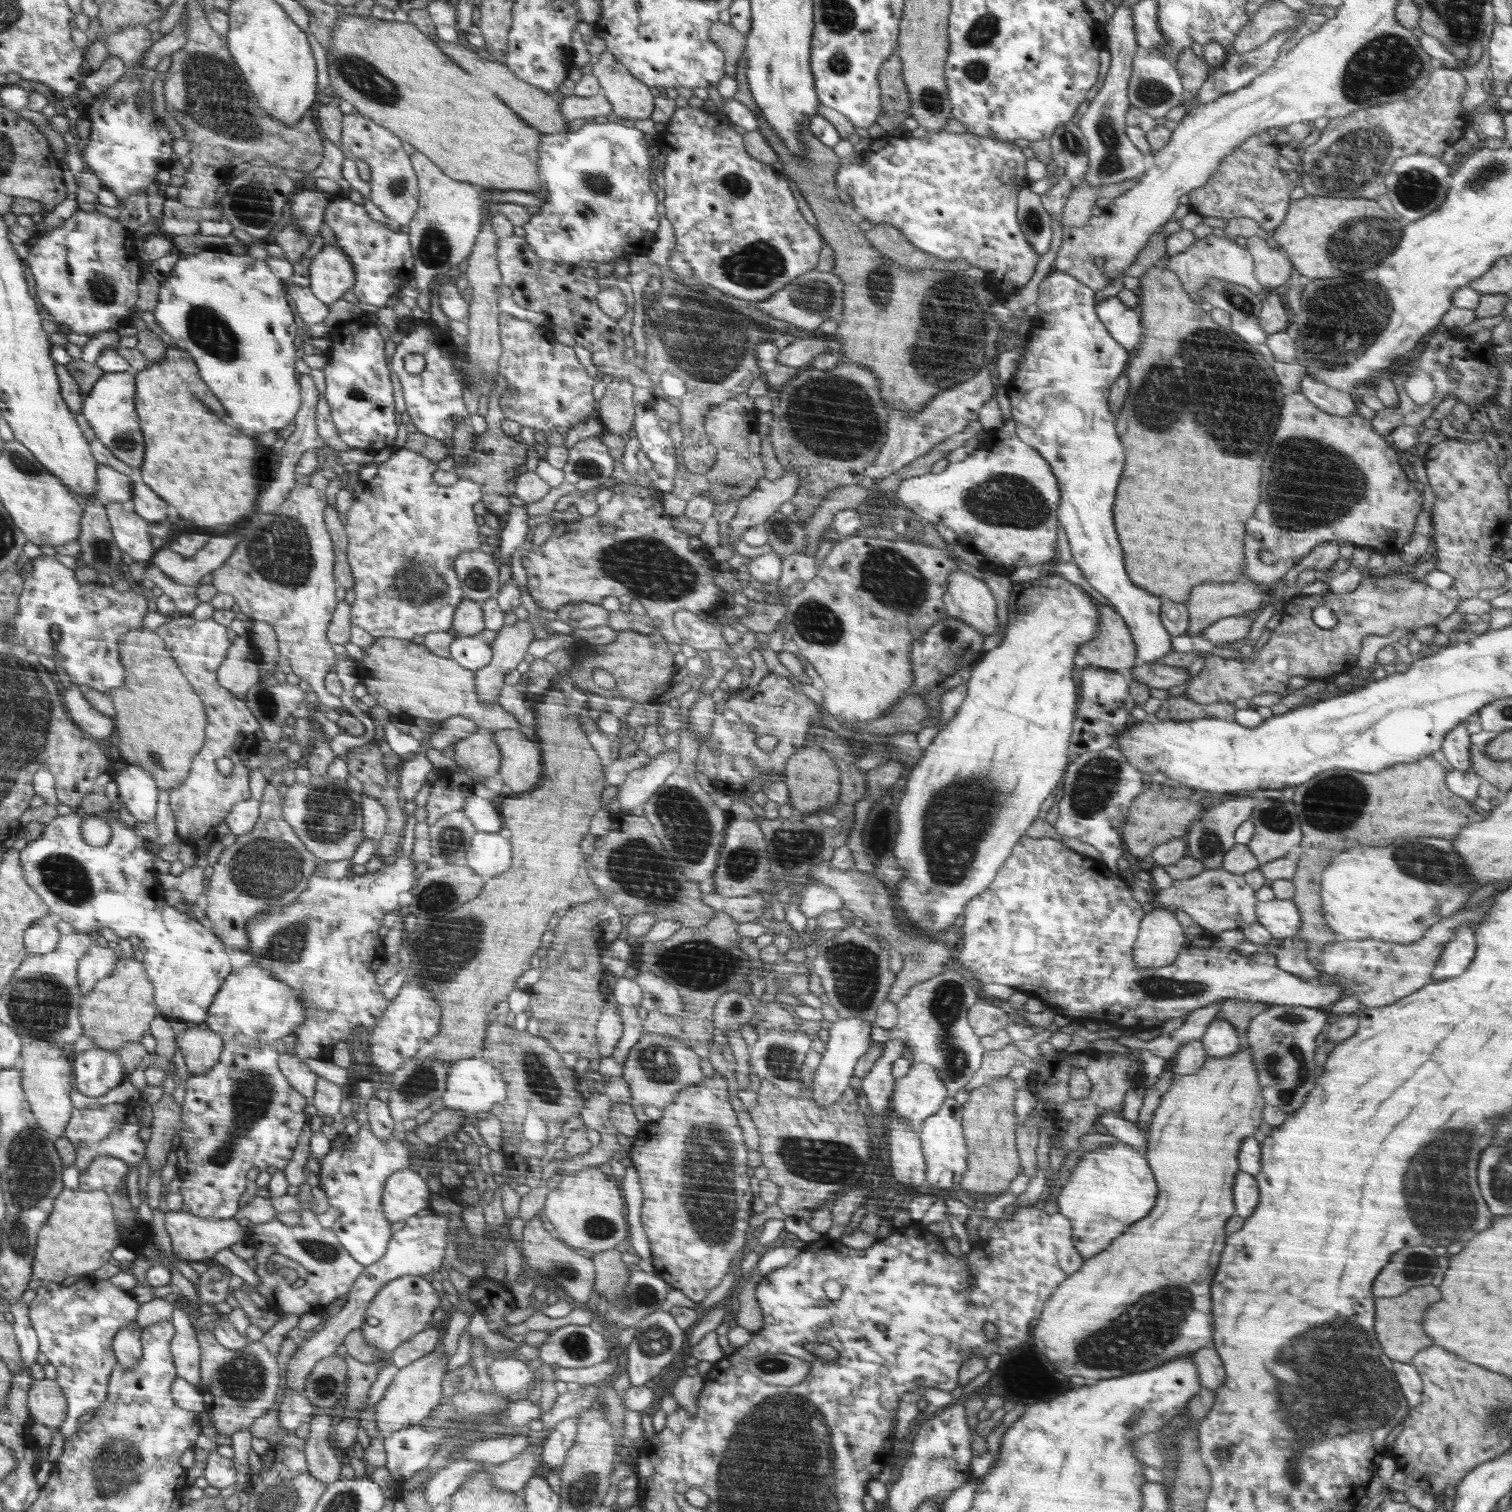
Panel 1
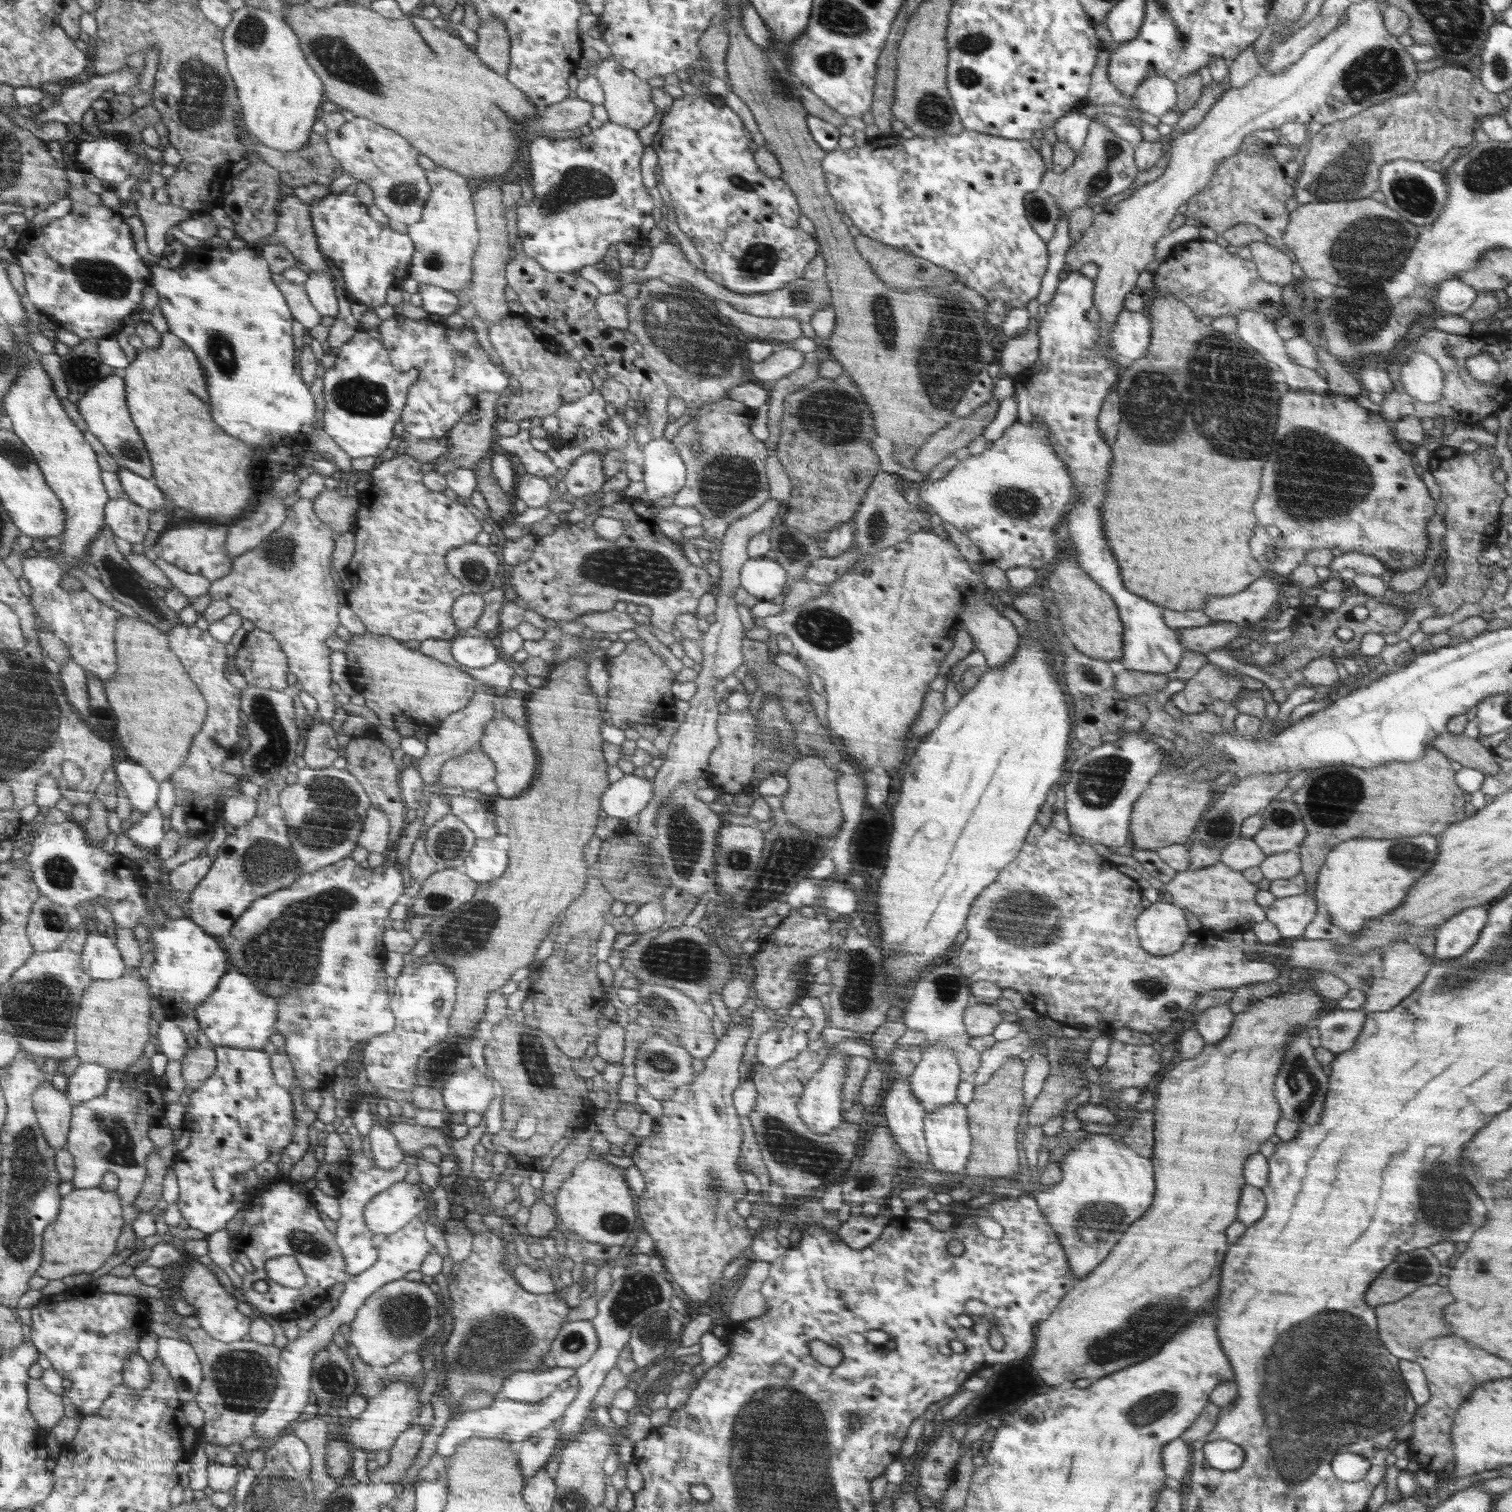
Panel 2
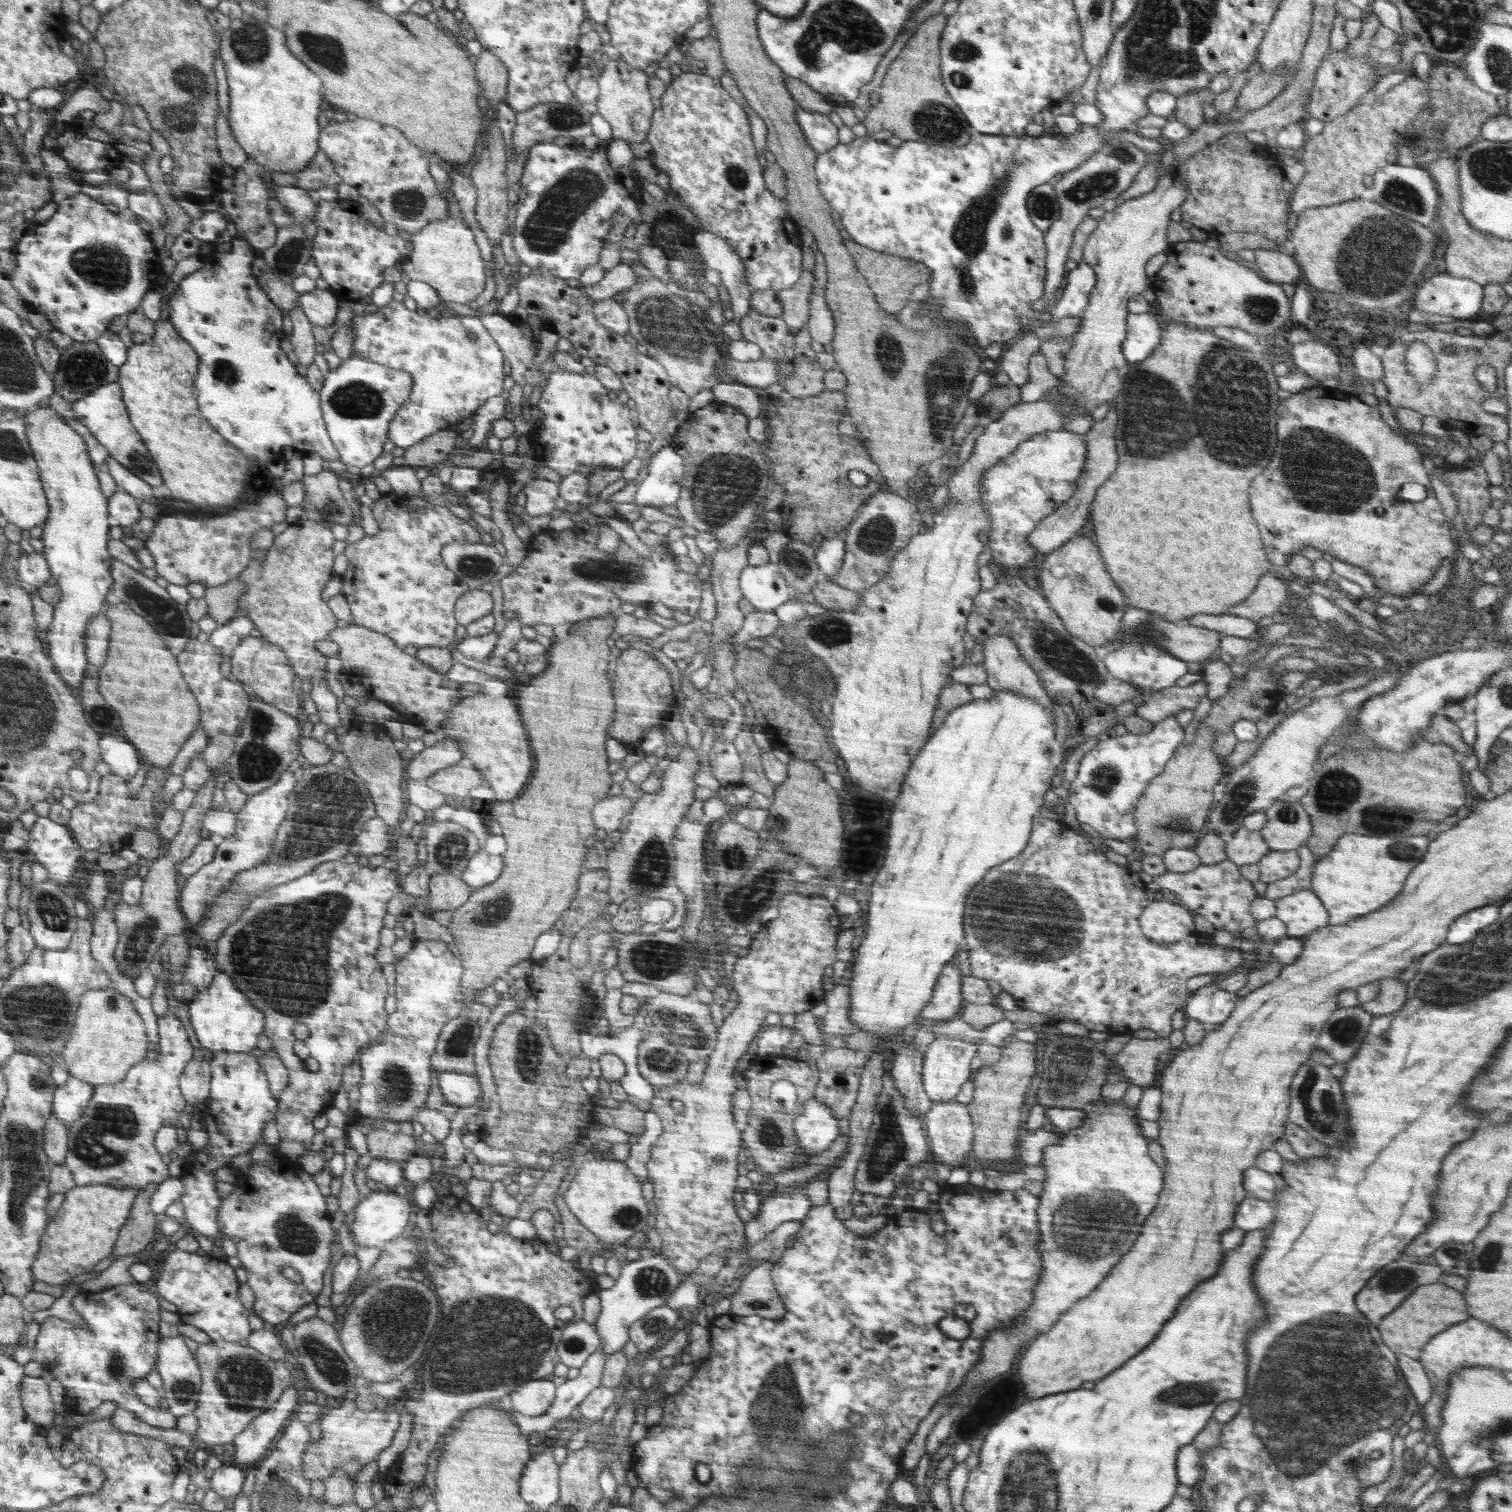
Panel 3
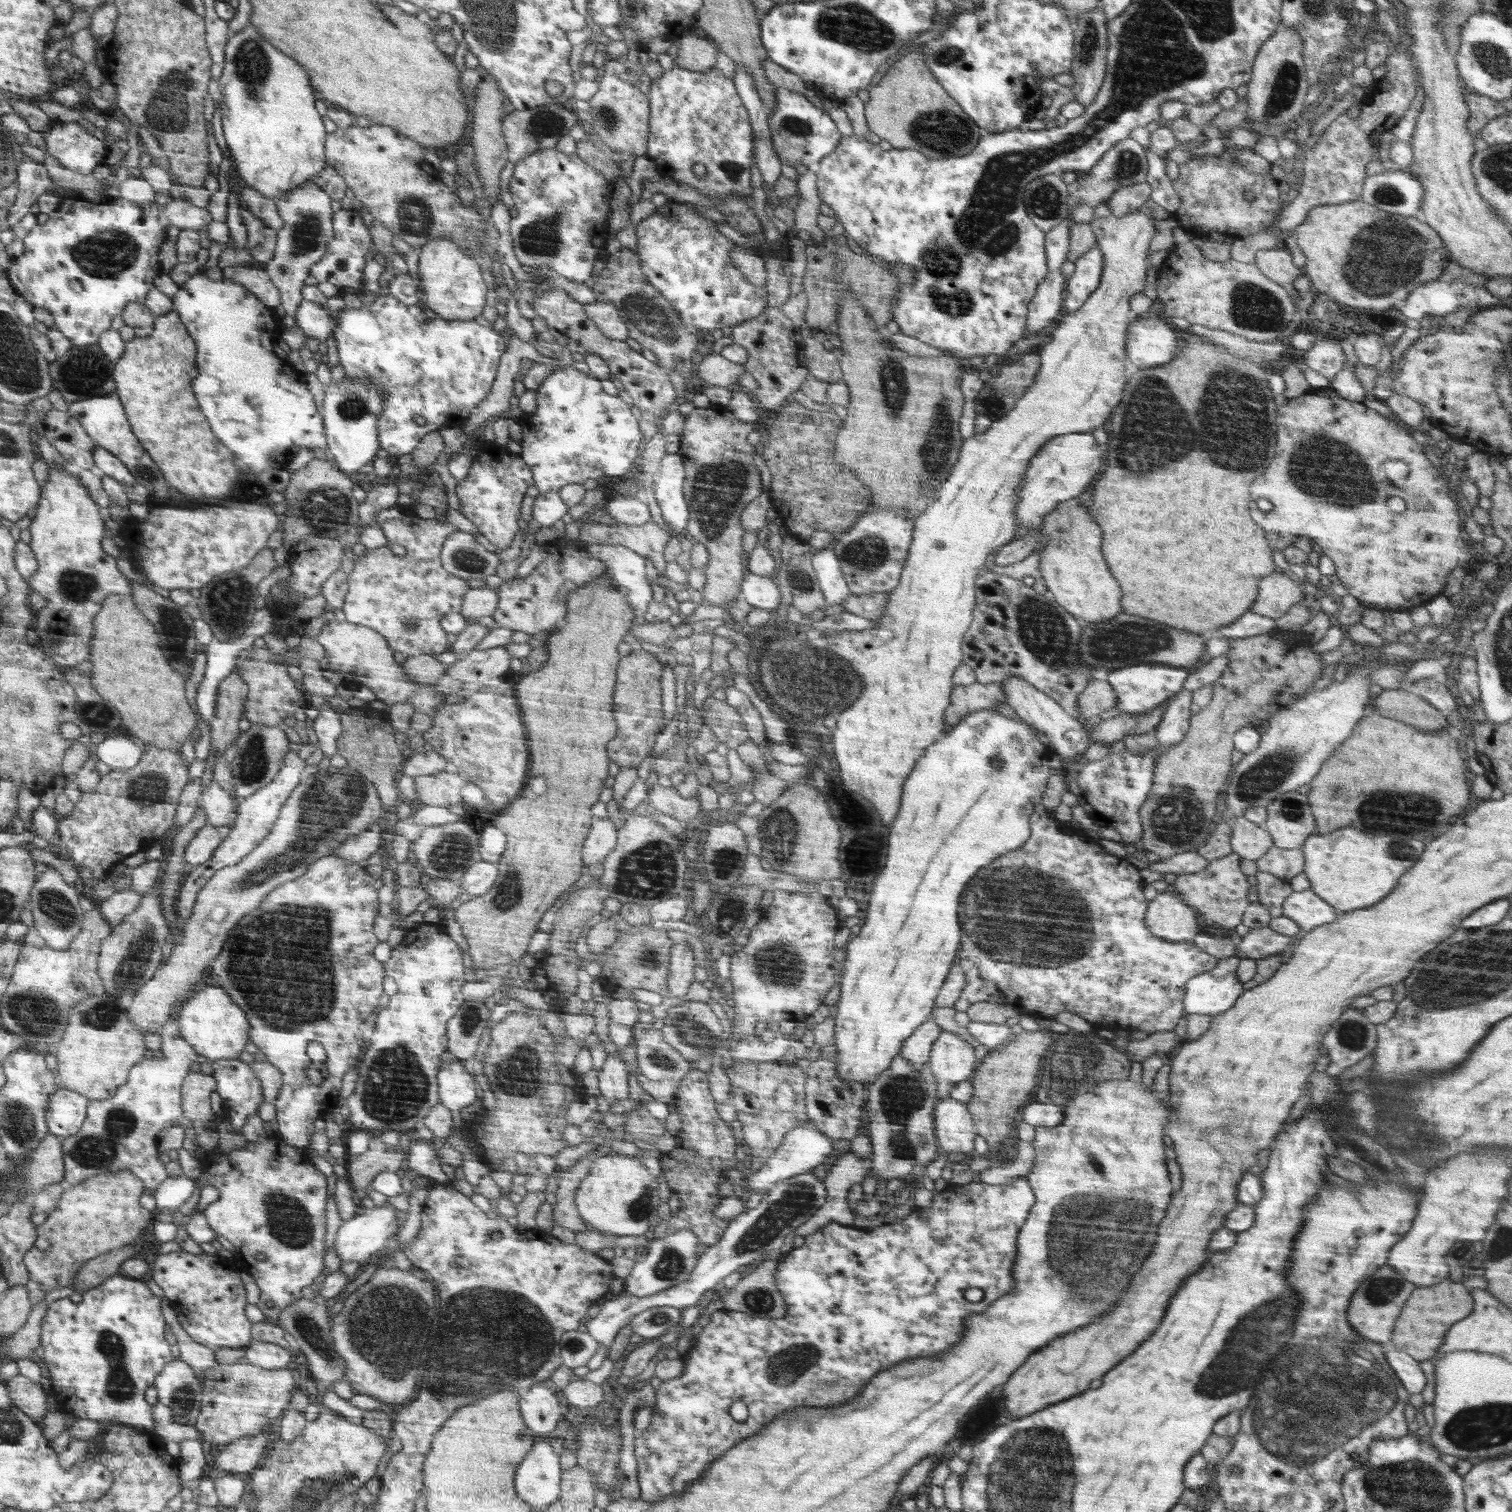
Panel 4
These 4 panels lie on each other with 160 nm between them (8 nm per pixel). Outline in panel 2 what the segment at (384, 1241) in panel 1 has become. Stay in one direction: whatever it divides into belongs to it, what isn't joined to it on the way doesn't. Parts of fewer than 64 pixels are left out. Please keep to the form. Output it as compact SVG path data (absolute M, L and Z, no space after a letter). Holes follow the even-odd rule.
M402 1161L396 1168L382 1170L377 1164L366 1172L347 1167L343 1169L340 1176L333 1180L337 1188L336 1198L338 1199L341 1212L340 1219L336 1221L336 1236L341 1252L344 1254L345 1271L351 1276L356 1276L366 1271L377 1262L378 1249L372 1245L373 1232L370 1232L368 1224L365 1223L364 1212L369 1202L381 1192L388 1190L393 1184L401 1182L408 1172L408 1164Z

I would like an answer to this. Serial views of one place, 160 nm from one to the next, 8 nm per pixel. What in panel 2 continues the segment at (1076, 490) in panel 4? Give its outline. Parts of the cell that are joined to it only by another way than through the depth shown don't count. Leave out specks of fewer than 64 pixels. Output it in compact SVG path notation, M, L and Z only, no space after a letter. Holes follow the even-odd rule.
M1034 419L1031 423L1024 424L1020 421L1016 421L1010 427L1007 427L999 439L992 443L989 443L987 449L979 455L971 455L959 461L959 463L952 468L950 473L946 477L941 478L939 481L929 481L924 479L923 483L920 483L918 492L922 500L927 506L927 510L931 513L937 513L945 524L951 528L956 528L962 534L970 537L972 543L976 544L984 556L985 564L990 564L1000 568L1002 570L1010 570L1019 567L1030 567L1040 569L1046 562L1052 561L1052 558L1056 556L1056 528L1058 524L1062 524L1062 514L1065 512L1066 506L1069 504L1069 500L1074 495L1074 481L1069 473L1069 466L1064 462L1064 459L1055 451L1055 448L1046 440L1046 428L1044 423L1041 423L1038 419Z

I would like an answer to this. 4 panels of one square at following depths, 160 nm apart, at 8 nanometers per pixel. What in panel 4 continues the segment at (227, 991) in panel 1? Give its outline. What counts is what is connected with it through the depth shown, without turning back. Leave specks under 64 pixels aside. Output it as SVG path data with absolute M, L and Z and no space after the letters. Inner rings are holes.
M209 982L204 990L197 992L196 996L186 1001L182 1018L180 1018L180 1029L186 1043L192 1046L201 1059L210 1059L210 1061L232 1059L238 1056L248 1044L250 1028L252 1027L246 1019L246 1013L213 982Z

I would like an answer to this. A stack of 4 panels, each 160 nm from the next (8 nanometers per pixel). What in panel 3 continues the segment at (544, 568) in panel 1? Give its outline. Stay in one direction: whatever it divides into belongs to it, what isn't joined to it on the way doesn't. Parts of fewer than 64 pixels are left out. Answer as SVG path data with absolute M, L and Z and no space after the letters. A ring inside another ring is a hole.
M578 527L568 528L562 532L547 530L534 536L527 547L524 561L515 571L498 582L504 595L504 620L517 618L521 626L547 624L555 627L565 622L574 623L606 613L618 613L622 604L626 603L642 606L660 602L673 611L690 616L694 616L700 610L703 582L695 575L682 572L674 564L671 548L666 543L650 548L651 553L647 558L639 556L624 542L620 542L614 555L608 555L598 551L598 540L598 530L583 531Z

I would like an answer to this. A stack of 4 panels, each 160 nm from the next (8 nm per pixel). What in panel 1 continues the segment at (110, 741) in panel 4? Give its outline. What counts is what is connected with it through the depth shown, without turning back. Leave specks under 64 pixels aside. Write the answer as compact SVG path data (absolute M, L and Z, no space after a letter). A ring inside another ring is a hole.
M128 764L125 769L119 772L115 780L120 794L118 804L125 806L139 821L157 822L159 799L162 790L154 775L150 774L143 766Z

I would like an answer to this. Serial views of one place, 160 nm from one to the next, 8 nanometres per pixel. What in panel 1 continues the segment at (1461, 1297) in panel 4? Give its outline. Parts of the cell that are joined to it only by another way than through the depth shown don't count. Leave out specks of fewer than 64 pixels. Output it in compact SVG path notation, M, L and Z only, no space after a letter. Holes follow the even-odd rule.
M1417 1286L1410 1288L1404 1294L1390 1298L1375 1298L1375 1333L1377 1334L1381 1347L1384 1348L1386 1356L1390 1356L1393 1361L1408 1363L1422 1348L1432 1346L1430 1338L1424 1332L1422 1326L1422 1316L1426 1312L1426 1308L1434 1302L1442 1300L1442 1294L1438 1292L1436 1286ZM1410 1326L1412 1328L1406 1328ZM1416 1342L1416 1344L1414 1344Z

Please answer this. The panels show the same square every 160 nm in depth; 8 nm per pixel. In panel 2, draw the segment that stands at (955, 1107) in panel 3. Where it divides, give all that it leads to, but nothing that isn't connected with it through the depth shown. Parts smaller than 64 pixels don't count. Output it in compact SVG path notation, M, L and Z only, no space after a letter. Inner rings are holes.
M957 1100L944 1107L935 1108L926 1113L924 1120L924 1136L927 1144L927 1153L930 1167L940 1172L953 1174L962 1172L964 1166L968 1166L970 1154L970 1128L969 1118L966 1118L966 1108Z

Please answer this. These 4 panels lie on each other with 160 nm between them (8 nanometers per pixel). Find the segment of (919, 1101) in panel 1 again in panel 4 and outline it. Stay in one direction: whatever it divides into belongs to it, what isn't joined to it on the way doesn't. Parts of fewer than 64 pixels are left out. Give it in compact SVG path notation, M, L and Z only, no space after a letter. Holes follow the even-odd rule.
M943 1031L936 1039L928 1066L932 1076L937 1078L939 1097L948 1097L950 1088L956 1083L970 1080L979 1063L974 1049L952 1032Z

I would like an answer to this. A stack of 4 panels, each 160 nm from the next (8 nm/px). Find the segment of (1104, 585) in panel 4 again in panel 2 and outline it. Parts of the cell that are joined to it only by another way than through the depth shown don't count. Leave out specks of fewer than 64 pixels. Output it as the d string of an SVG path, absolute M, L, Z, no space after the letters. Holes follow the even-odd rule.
M1074 555L1064 556L1056 562L1054 570L1048 576L1049 593L1054 605L1058 607L1058 622L1061 633L1065 633L1078 652L1094 660L1122 660L1123 624L1119 608L1108 592L1104 592L1090 575L1076 562Z

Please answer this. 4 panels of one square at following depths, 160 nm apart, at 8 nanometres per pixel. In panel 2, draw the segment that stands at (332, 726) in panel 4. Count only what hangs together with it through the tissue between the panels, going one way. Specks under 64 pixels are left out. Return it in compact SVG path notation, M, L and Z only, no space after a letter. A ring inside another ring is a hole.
M306 498L299 499L287 510L286 521L282 527L270 533L266 542L260 547L252 549L233 559L233 570L224 579L211 582L207 593L213 601L222 600L228 603L234 611L246 620L250 620L255 628L272 634L280 643L282 652L286 654L288 670L291 679L306 690L318 703L320 719L332 721L334 710L340 704L339 699L332 692L330 670L330 654L333 650L328 646L328 639L335 634L340 623L340 606L334 580L330 578L330 554L334 550L332 529L317 517L313 508L313 501Z

